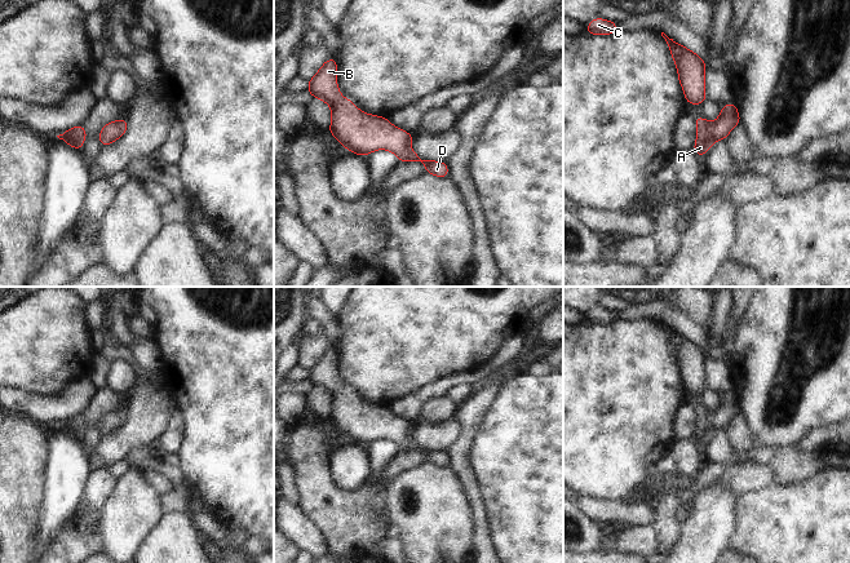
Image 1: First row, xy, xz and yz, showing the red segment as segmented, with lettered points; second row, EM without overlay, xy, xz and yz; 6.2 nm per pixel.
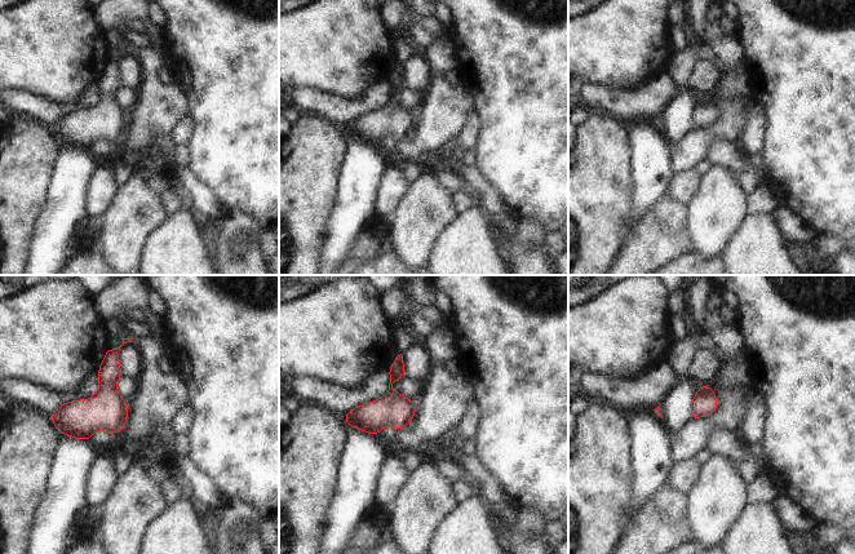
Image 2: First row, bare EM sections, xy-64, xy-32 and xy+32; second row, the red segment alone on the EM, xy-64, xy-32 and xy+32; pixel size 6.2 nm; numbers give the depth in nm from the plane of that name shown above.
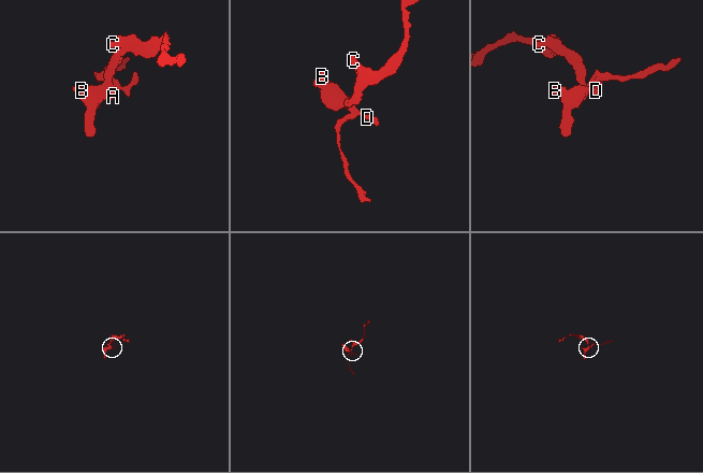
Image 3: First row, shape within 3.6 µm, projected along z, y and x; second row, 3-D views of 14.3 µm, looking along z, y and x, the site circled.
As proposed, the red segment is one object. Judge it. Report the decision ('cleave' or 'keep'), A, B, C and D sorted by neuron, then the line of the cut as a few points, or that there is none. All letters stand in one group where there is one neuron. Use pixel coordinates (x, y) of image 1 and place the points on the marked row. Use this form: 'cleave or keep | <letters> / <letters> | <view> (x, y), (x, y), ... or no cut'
keep | A B C D | no cut

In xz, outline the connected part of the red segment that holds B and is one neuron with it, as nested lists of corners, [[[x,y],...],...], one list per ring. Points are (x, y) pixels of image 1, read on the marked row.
[[[331,57],[309,80],[307,92],[332,107],[332,123],[328,132],[340,143],[360,156],[385,148],[395,152],[399,161],[421,163],[425,165],[426,173],[448,178],[448,167],[444,161],[424,160],[411,150],[413,134],[391,125],[386,116],[360,112],[350,99],[342,98],[336,77],[337,62]]]

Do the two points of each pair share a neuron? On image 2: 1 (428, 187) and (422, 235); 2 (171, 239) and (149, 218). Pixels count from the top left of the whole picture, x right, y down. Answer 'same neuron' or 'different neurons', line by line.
1: same neuron
2: different neurons

